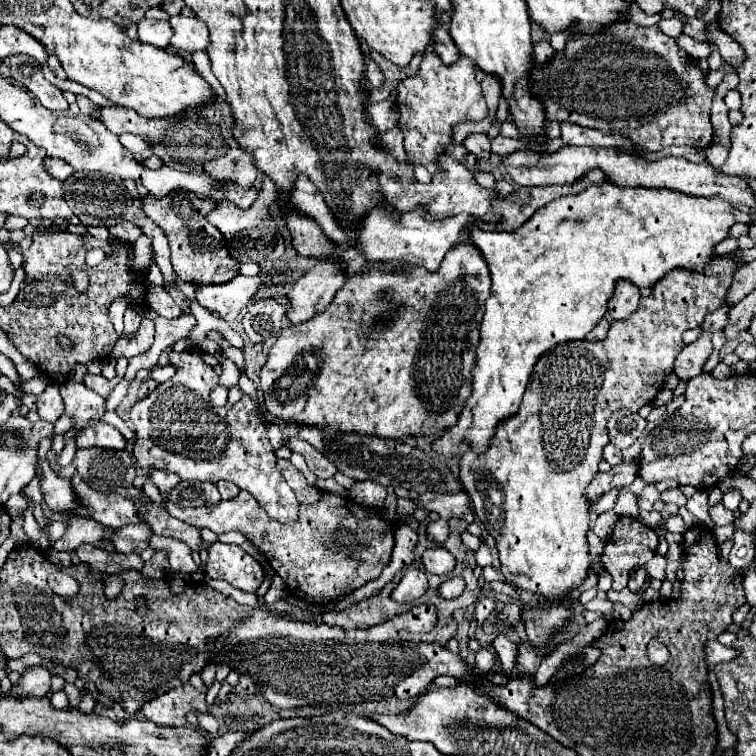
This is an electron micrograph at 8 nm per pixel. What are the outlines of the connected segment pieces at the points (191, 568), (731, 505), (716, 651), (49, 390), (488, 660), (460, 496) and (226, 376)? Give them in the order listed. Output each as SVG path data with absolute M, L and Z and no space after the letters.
M152 533L150 547L152 549L166 549L172 573L194 573L196 571L196 563L192 561L190 547L184 541Z
M730 489L731 491L723 495L722 504L729 510L736 510L742 500L742 496L737 489Z
M708 641L704 645L704 653L706 653L706 661L710 665L716 665L716 663L726 663L730 661L732 657L736 657L736 651L732 647L724 647L720 645L718 641Z
M50 381L44 393L38 395L38 415L44 421L54 423L64 413L64 403L60 397L60 385L56 381Z
M480 649L480 651L476 653L476 669L482 671L482 673L486 673L486 671L490 671L492 667L494 667L494 659L492 659L490 651Z
M464 491L460 493L422 493L416 501L416 505L424 507L426 511L436 511L440 517L450 519L458 517L464 519L466 523L474 521L474 513L470 509L470 499Z
M220 356L222 373L219 376L219 384L227 388L238 385L239 370L236 365L226 356Z

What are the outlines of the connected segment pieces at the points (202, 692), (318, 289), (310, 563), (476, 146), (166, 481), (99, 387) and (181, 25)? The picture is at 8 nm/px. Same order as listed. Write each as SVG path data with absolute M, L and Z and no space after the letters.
M182 685L176 689L170 689L168 693L154 697L154 701L148 701L142 705L140 713L156 723L156 725L170 725L180 727L186 723L186 713L190 711L208 711L206 707L206 687L196 689L192 685Z
M316 261L316 265L288 291L292 305L288 309L288 319L292 323L302 323L322 313L346 279L348 273L340 273L340 265L336 265L336 261Z
M278 459L277 467L300 504L300 519L294 525L282 525L270 519L258 501L244 491L240 491L234 499L198 509L180 509L174 503L166 503L168 513L194 527L208 527L214 533L240 531L262 553L266 553L272 569L284 579L294 597L310 603L314 601L316 605L328 605L376 579L390 561L396 529L408 523L416 505L410 499L398 499L392 523L370 507L312 487L288 459Z
M472 133L472 135L468 135L464 139L464 147L470 153L478 155L478 159L488 159L488 155L490 155L490 139L484 133Z
M154 471L150 477L152 477L154 485L158 487L158 491L165 496L166 500L169 500L170 498L172 487L176 487L178 481L180 481L178 475L174 475L174 473L166 473L166 471Z
M86 375L86 379L84 379L84 385L88 387L88 389L92 389L92 391L96 391L96 393L100 393L102 397L108 397L110 395L110 391L112 391L112 387L116 387L116 383L118 383L118 379L114 377L112 381L110 379L106 379L106 377L102 377L102 375Z
M176 15L170 19L170 25L174 29L174 37L170 41L172 47L182 49L186 53L206 51L208 47L208 27L198 17L184 17Z

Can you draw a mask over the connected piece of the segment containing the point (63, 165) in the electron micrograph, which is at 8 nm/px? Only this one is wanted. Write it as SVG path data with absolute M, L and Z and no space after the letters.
M46 157L46 171L52 175L52 177L56 177L56 179L60 179L60 181L64 181L64 179L68 179L72 173L74 173L74 169L72 169L72 165L68 165L66 161L60 161L60 159L52 159L52 157Z

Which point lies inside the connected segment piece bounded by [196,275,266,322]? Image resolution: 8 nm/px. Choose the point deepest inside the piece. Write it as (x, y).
(228, 298)

